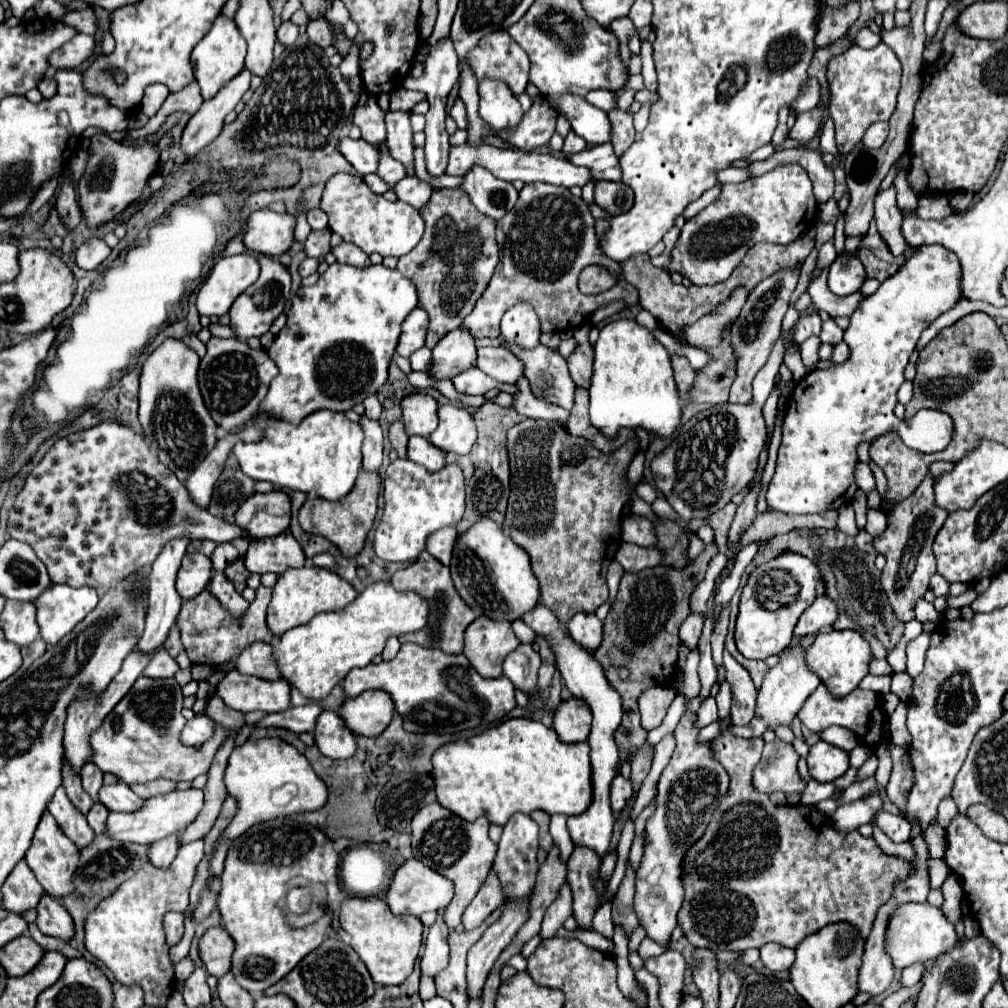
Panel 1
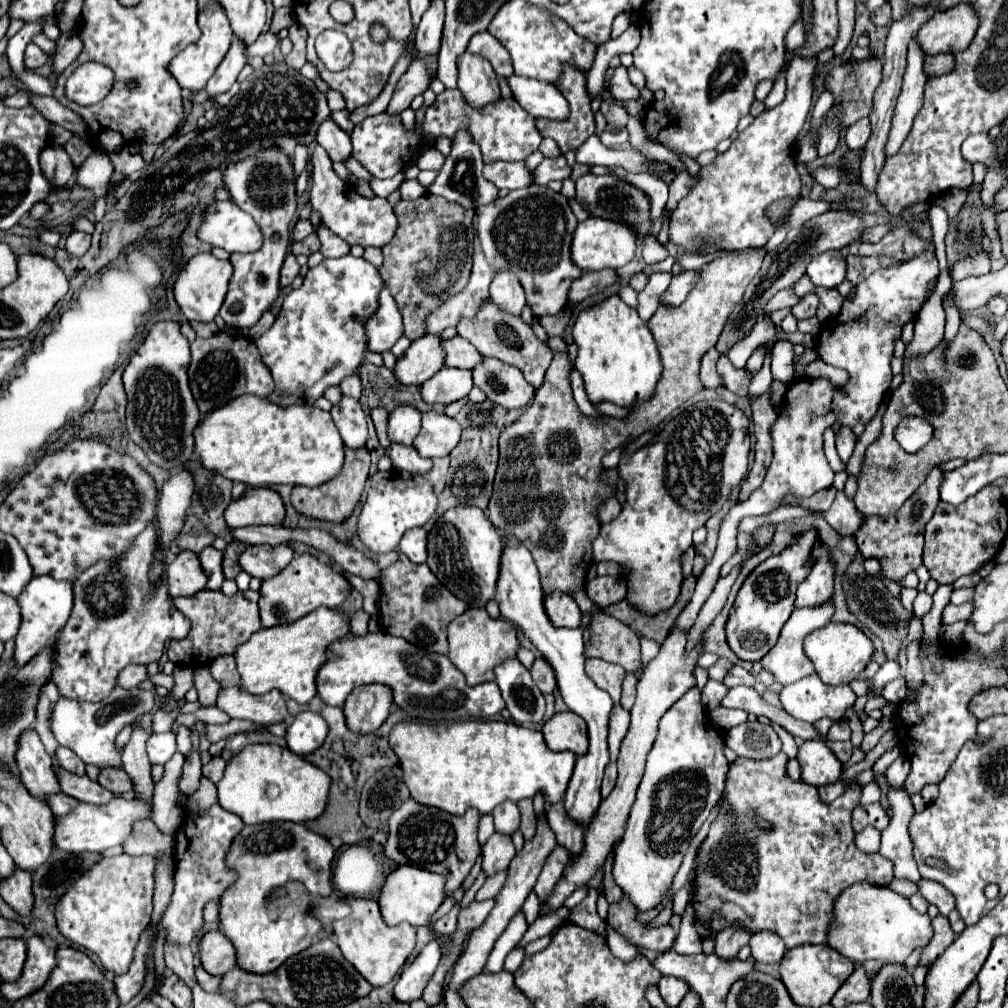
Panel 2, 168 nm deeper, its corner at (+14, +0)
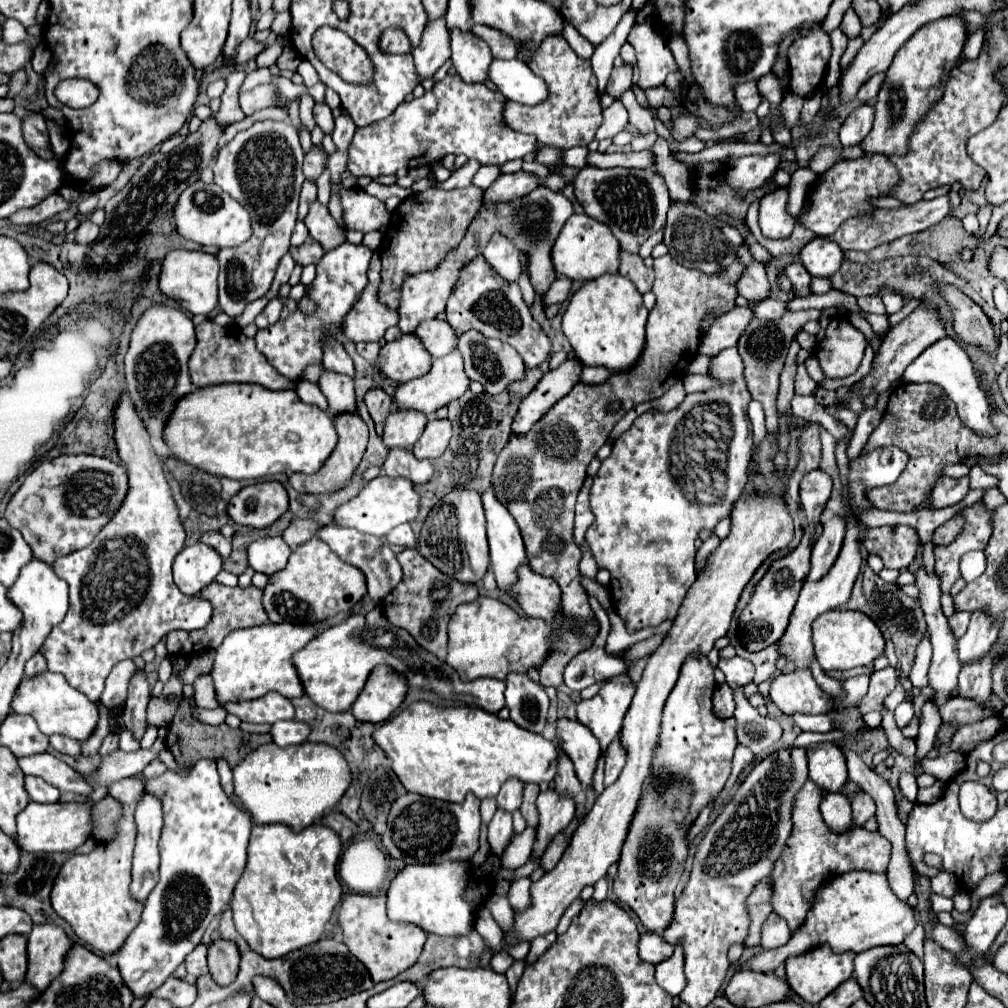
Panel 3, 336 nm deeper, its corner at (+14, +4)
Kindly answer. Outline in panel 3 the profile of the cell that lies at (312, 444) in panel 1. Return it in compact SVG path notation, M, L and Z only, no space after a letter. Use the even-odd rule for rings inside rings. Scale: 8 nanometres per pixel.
M214 384L192 390L174 404L164 424L162 438L172 458L184 460L218 478L226 476L232 480L260 480L280 472L318 472L338 440L334 420L328 412L302 402L294 390L268 390L260 384Z

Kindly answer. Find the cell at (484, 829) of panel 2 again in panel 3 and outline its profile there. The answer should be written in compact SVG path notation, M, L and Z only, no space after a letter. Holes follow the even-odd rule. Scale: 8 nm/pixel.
M484 798L484 800L482 800L482 804L480 804L480 814L482 814L482 822L484 822L484 824L488 824L488 822L492 820L496 808L498 808L498 804L496 804L494 798Z

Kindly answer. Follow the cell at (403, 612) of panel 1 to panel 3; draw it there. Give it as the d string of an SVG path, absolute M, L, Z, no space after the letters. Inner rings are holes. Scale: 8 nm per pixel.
M288 622L282 624L262 624L252 628L232 630L224 642L216 648L214 666L210 670L210 678L216 690L216 700L220 706L226 702L240 702L240 700L254 700L262 698L268 692L278 692L284 698L300 698L304 694L300 678L292 668L292 654L304 648L316 630L312 626L292 626Z

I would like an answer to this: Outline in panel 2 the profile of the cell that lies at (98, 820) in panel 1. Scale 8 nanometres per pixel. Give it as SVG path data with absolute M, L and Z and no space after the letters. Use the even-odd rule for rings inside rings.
M58 792L58 794L50 800L50 810L52 810L56 816L66 816L66 814L70 814L78 804L80 804L80 802L78 802L76 798L72 798L72 796L64 794L64 792Z

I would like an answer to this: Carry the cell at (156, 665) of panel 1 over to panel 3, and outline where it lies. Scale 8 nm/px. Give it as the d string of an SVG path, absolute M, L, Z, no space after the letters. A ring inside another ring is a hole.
M122 660L118 662L112 672L106 678L106 688L100 696L100 702L106 708L122 708L126 702L126 690L128 690L128 676L136 670L132 660Z

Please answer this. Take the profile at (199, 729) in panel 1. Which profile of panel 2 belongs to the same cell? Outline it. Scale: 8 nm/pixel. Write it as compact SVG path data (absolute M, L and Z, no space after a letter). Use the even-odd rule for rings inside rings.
M176 732L152 734L148 740L148 758L152 764L166 764L176 752Z

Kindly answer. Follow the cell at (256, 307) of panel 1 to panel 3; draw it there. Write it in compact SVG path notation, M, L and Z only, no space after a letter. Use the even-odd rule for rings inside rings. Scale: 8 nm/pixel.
M258 120L248 130L238 132L236 138L220 150L220 156L212 170L214 170L214 182L224 192L228 192L234 200L240 202L248 210L250 220L252 220L252 236L244 244L234 246L234 248L220 248L216 252L216 260L220 264L220 276L218 276L220 308L228 316L236 318L242 314L248 302L262 298L268 292L276 266L290 248L290 234L296 224L294 208L298 208L298 196L302 190L302 182L306 180L302 174L302 146L298 140L298 130L292 126L292 122Z

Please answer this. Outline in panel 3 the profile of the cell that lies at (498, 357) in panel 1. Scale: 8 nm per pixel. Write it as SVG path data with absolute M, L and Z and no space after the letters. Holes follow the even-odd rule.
M424 320L416 326L414 334L422 340L424 348L430 352L432 358L440 358L458 344L458 336L452 330L452 326L444 320Z

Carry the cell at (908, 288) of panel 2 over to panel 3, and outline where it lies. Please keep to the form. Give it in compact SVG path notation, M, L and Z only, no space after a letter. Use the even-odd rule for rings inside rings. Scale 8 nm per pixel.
M837 316L824 330L814 356L819 360L824 377L846 378L858 370L864 348L864 334L854 328L848 319Z

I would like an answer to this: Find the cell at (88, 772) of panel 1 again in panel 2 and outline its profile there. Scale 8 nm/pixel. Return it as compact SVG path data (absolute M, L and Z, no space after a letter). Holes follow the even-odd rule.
M60 746L60 748L56 750L56 756L58 756L58 762L60 762L60 766L62 766L64 770L68 770L68 772L72 772L72 774L76 774L76 776L84 776L84 762L82 762L72 750Z

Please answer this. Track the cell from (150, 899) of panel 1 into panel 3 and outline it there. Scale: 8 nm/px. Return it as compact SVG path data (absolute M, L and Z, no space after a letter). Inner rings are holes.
M124 778L112 788L108 788L108 796L120 802L122 816L116 820L116 838L108 842L100 842L90 854L72 854L60 868L54 878L54 886L50 892L52 908L58 916L62 916L74 930L74 934L86 944L102 950L104 954L118 952L128 934L136 928L142 904L130 898L130 870L132 870L132 850L136 836L134 810L144 792L144 784L140 778Z

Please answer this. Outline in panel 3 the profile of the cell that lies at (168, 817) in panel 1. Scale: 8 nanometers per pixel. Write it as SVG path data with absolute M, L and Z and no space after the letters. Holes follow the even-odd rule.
M30 802L16 816L16 846L22 852L74 852L92 834L92 802L36 804Z

